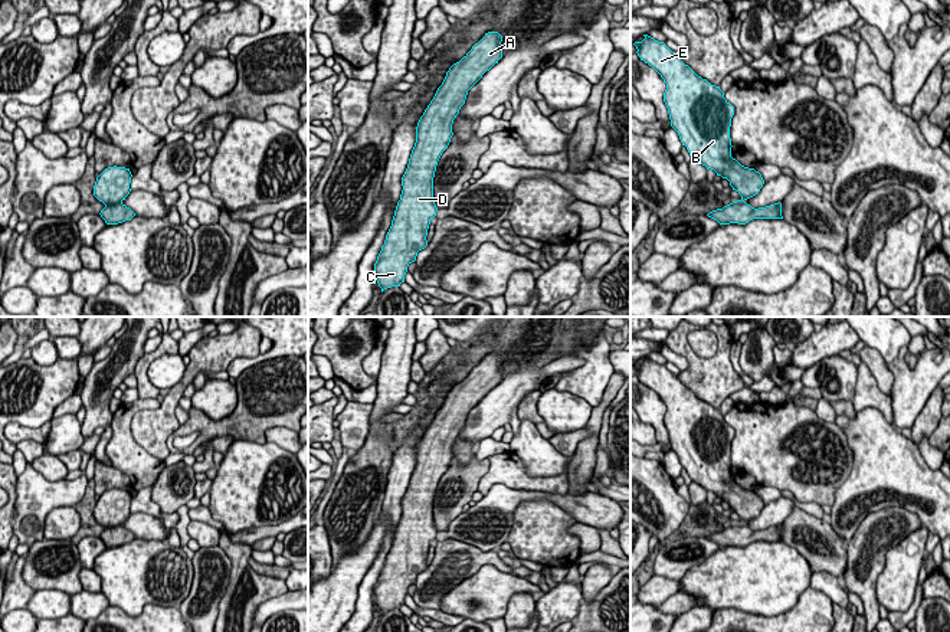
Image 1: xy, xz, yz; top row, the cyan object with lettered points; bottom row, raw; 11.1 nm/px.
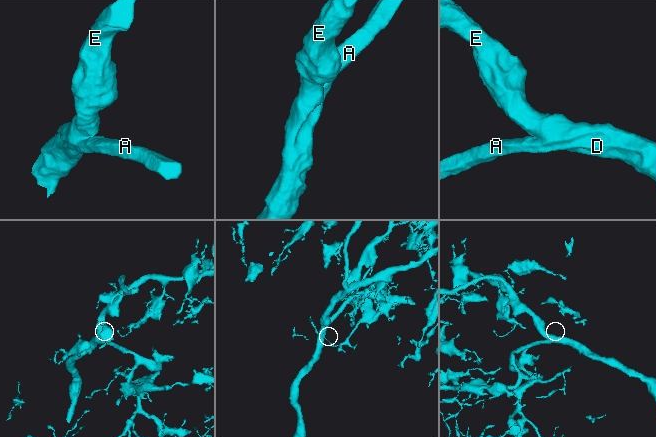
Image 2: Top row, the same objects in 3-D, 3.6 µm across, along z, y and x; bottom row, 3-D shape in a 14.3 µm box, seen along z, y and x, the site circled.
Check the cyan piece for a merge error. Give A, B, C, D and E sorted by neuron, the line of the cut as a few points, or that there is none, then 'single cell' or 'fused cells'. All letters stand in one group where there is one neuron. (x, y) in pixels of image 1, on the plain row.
A B C D E; no cut; single cell

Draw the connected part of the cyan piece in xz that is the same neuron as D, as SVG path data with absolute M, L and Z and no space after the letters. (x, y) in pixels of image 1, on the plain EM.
M488 354L453 386L416 449L416 465L402 500L402 517L392 549L374 586L374 602L381 615L404 605L407 589L428 569L428 551L436 538L433 500L448 471L452 446L465 426L468 413L502 380L502 358Z

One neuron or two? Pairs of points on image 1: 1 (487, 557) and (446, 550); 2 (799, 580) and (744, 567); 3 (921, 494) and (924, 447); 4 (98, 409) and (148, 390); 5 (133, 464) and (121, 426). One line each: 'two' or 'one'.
1: one
2: one
3: two
4: two
5: one

